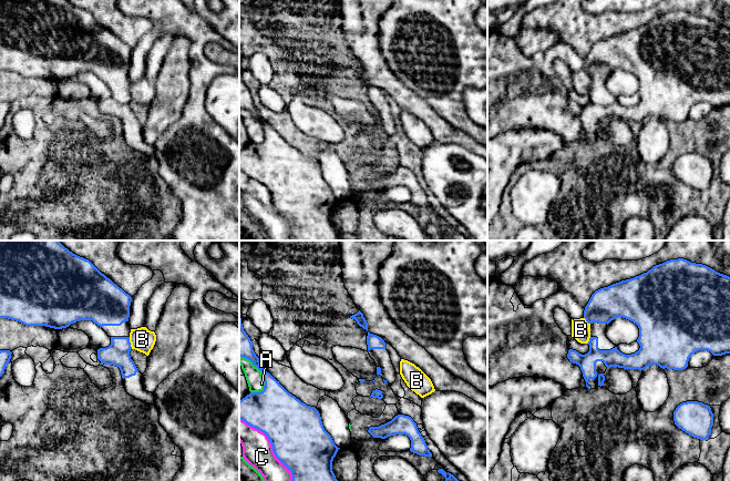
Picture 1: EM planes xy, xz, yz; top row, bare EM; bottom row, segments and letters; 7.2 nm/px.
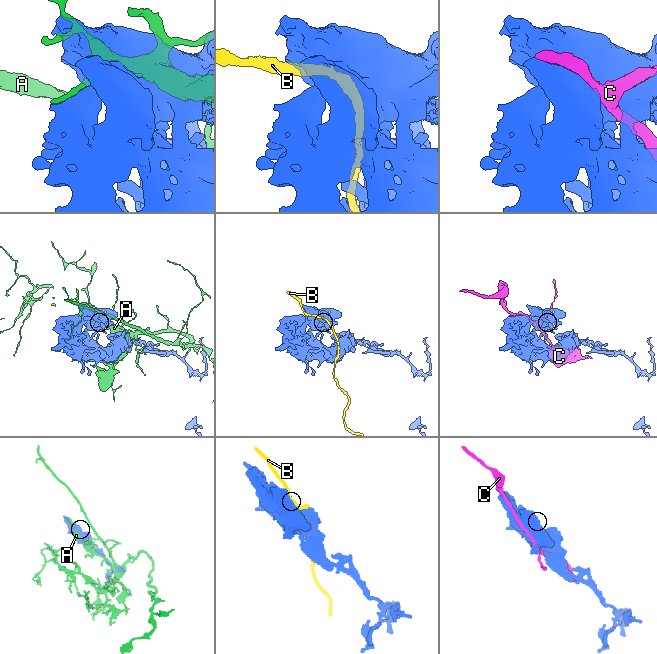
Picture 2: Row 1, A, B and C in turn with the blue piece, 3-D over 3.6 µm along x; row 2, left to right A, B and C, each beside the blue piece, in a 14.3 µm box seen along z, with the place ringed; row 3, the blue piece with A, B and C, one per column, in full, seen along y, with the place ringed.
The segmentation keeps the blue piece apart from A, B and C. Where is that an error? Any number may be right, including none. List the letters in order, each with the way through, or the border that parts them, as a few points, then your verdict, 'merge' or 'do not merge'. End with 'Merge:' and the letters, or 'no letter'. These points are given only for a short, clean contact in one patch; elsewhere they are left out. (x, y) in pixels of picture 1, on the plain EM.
A: do not merge
B: do not merge
C: do not merge
Merge: no letter

